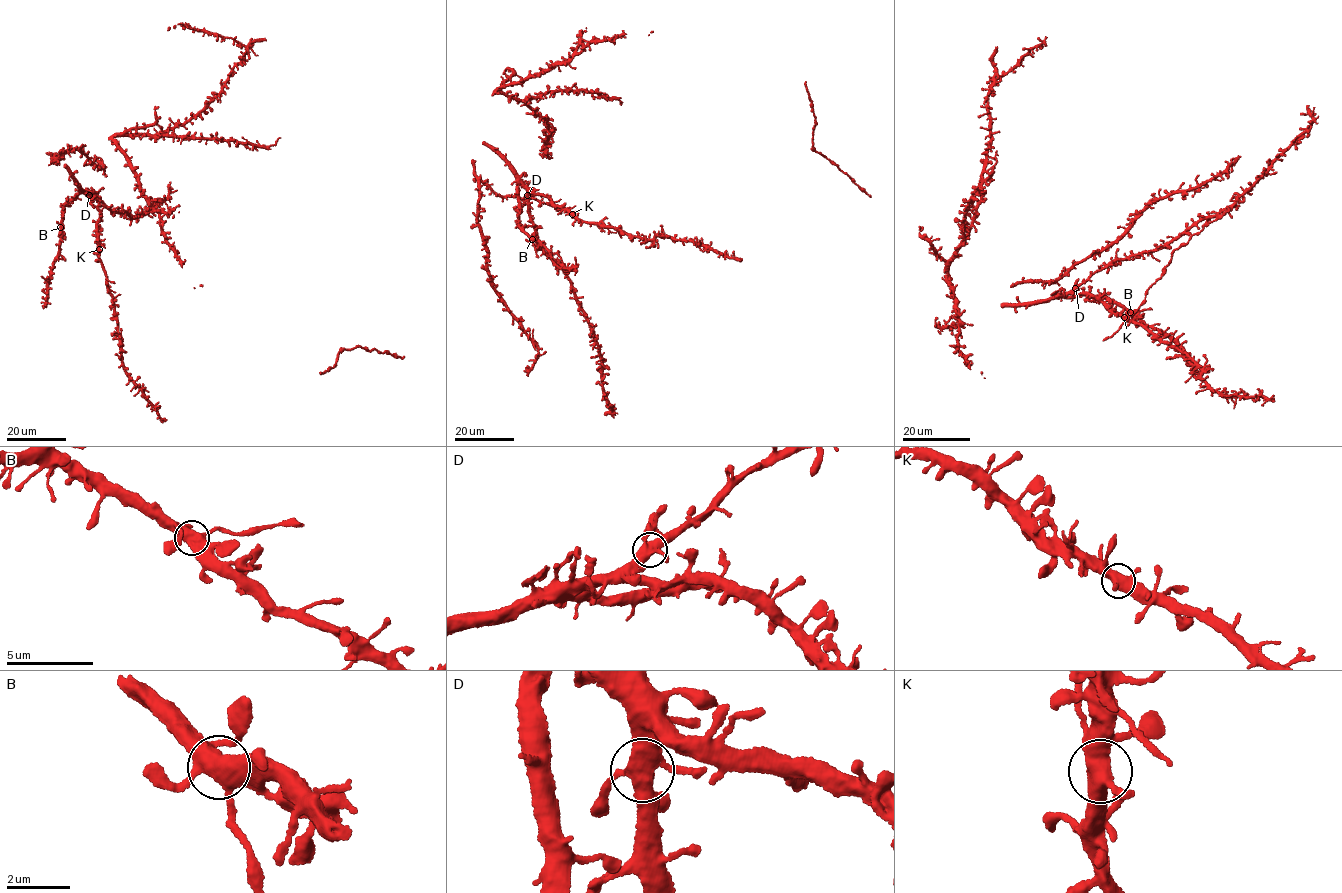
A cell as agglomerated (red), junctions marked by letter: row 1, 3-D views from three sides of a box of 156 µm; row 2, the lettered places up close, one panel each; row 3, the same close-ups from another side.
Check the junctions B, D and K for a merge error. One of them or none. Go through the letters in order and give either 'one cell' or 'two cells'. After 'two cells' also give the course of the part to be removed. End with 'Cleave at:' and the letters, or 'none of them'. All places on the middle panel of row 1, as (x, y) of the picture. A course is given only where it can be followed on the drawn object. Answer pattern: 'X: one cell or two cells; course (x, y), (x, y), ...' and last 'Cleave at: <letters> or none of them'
B: one cell
D: one cell
K: one cell
Cleave at: none of them

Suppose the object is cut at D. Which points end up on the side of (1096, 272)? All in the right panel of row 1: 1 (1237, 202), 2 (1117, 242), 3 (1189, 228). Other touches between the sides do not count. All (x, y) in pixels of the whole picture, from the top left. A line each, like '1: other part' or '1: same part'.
1: same part
2: other part
3: same part

